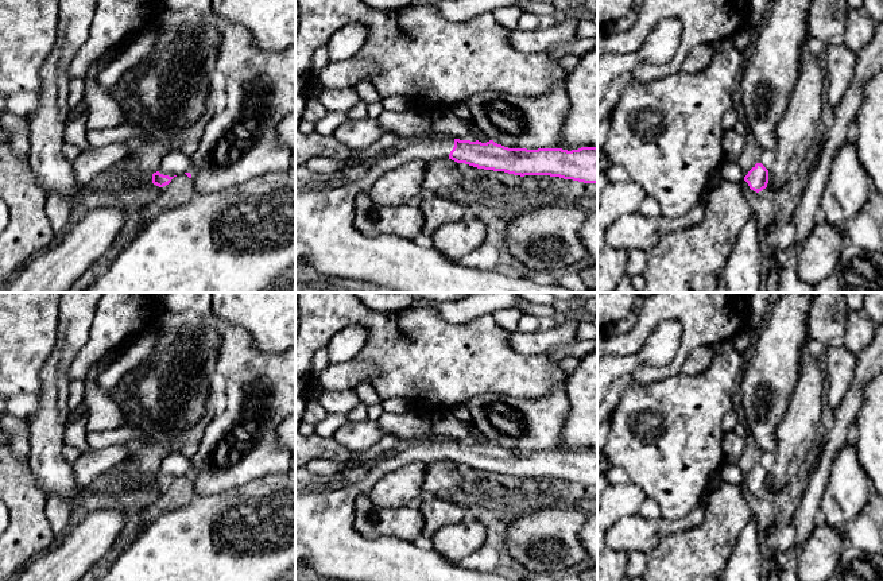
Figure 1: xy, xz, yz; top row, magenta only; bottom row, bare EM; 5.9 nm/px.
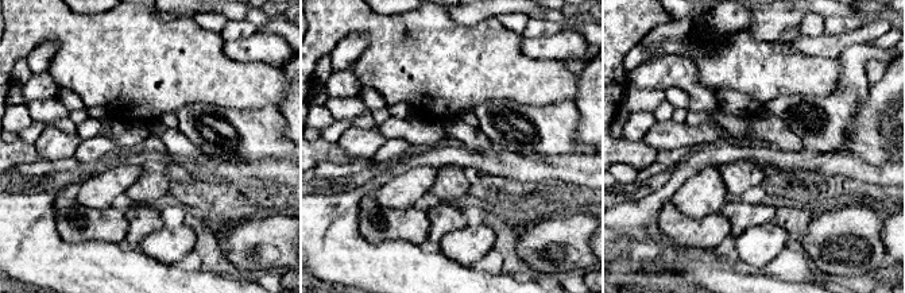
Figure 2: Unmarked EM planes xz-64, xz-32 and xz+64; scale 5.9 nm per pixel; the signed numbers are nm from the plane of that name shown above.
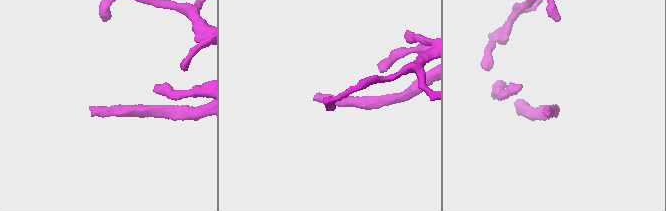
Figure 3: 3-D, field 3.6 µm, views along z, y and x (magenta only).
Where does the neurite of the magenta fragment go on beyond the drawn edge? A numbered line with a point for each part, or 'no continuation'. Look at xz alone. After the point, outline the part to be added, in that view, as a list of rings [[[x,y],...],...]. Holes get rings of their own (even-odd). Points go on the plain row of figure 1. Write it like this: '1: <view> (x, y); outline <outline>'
1: xz (324, 521); outline [[[433,438],[404,444],[388,456],[369,464],[365,476],[355,484],[330,492],[295,493],[295,543],[305,545],[309,554],[299,561],[325,580],[338,581],[531,581],[522,573],[511,578],[497,573],[485,573],[460,568],[435,550],[423,550],[413,542],[399,538],[367,539],[353,528],[355,500],[387,473],[410,462],[446,461],[454,449],[453,439]]]

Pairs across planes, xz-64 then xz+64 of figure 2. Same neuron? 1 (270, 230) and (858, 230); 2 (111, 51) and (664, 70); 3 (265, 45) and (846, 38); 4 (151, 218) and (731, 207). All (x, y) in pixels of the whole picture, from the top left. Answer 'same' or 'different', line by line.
1: same
2: different
3: same
4: same

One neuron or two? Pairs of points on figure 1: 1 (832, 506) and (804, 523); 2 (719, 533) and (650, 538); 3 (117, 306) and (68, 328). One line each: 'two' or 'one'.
1: two
2: two
3: two

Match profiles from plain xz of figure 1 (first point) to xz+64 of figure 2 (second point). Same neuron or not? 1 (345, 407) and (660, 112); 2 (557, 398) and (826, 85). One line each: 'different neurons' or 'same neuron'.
1: different neurons
2: different neurons

